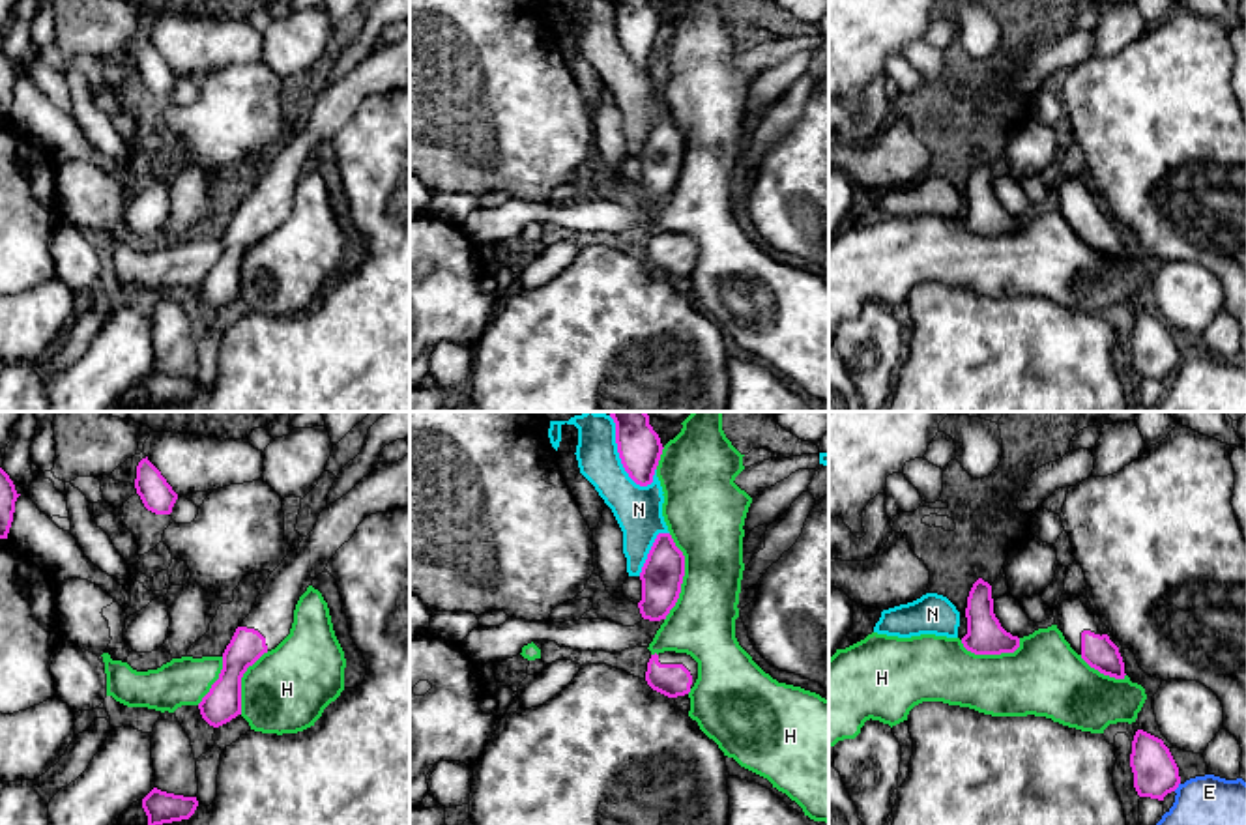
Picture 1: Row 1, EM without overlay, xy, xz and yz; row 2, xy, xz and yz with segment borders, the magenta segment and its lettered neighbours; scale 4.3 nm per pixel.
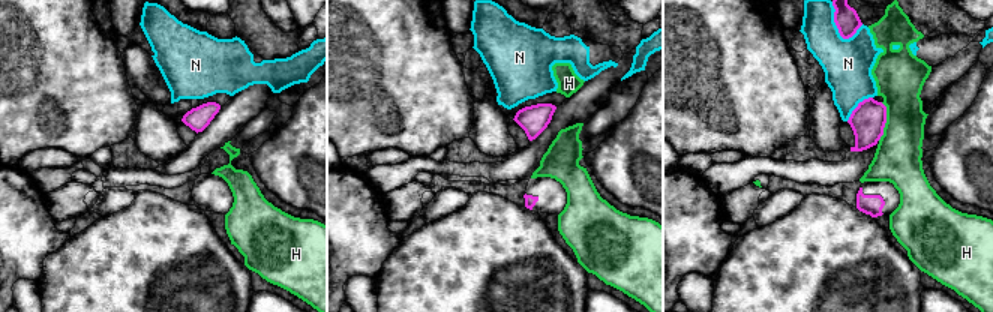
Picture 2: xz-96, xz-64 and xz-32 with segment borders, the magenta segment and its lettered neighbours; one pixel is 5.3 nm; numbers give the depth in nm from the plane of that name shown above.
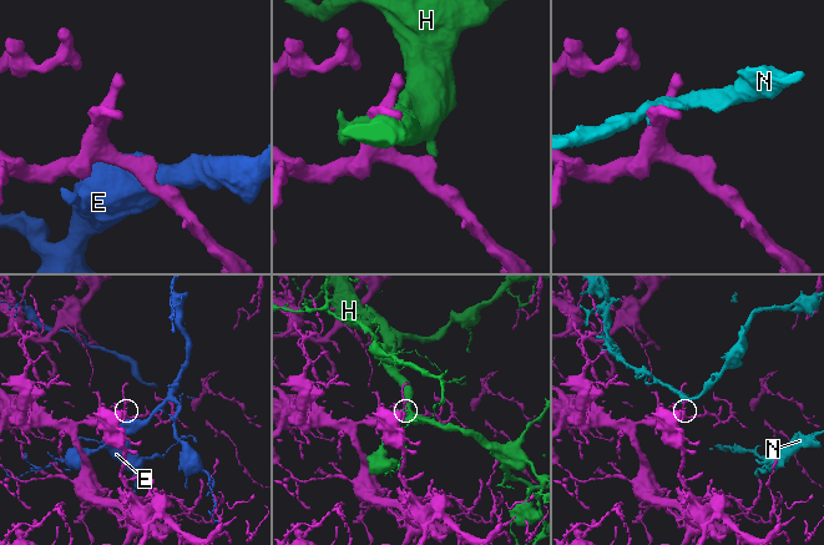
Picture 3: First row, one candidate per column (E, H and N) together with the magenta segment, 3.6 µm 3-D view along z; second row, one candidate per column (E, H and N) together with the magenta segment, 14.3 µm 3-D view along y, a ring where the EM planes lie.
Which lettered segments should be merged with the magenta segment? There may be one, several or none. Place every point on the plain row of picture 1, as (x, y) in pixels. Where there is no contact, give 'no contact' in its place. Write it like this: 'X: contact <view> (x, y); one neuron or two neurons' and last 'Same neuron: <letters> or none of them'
E: contact yz (1177, 367); two neurons
H: contact xz (683, 156); two neurons
N: contact xz (620, 38); two neurons
Same neuron: none of them

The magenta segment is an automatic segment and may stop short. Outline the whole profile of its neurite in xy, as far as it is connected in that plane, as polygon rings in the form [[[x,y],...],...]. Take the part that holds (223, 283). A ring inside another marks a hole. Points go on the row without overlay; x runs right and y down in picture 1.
[[[410,34],[395,45],[380,43],[346,77],[320,94],[299,129],[288,133],[269,155],[251,195],[226,226],[219,260],[198,284],[210,307],[219,309],[241,296],[243,254],[290,215],[299,178],[354,118],[357,107],[370,95],[404,88],[410,88]]]

